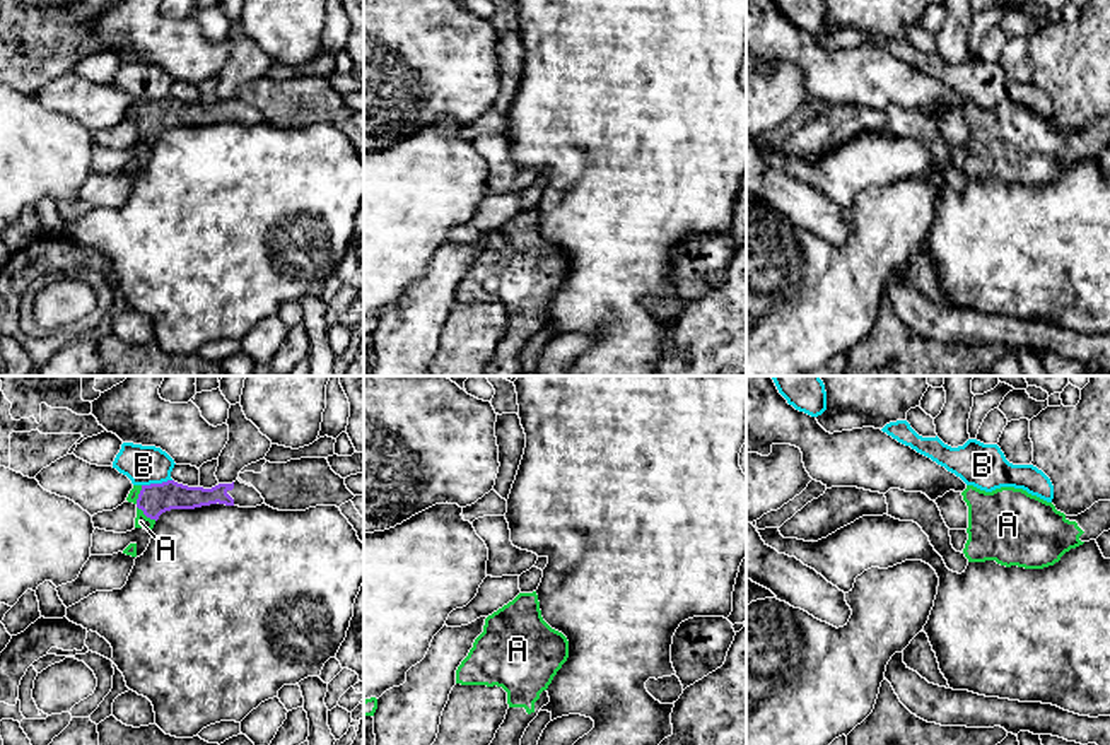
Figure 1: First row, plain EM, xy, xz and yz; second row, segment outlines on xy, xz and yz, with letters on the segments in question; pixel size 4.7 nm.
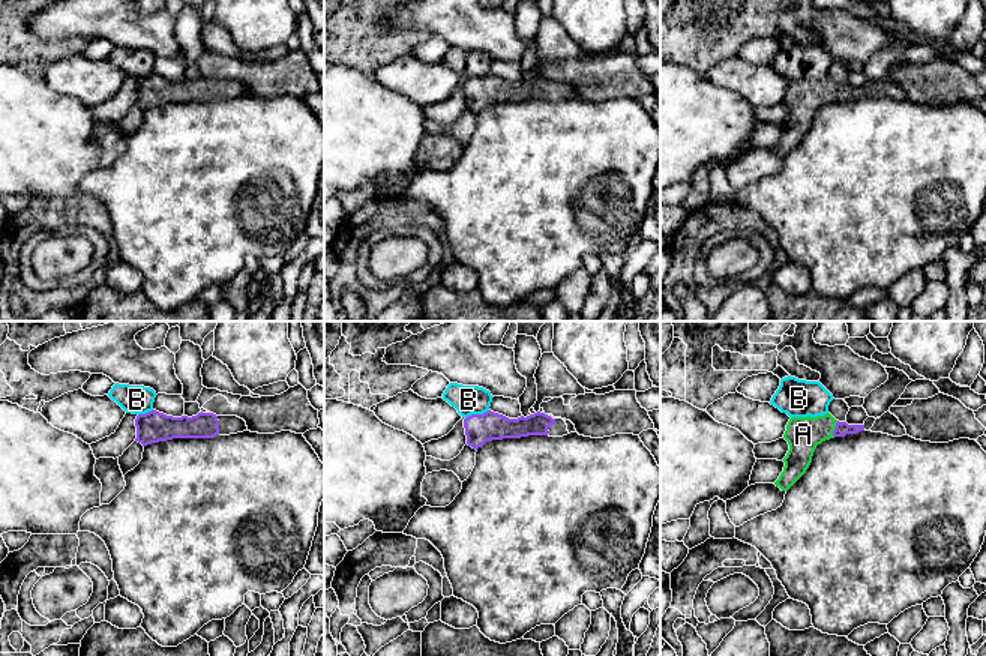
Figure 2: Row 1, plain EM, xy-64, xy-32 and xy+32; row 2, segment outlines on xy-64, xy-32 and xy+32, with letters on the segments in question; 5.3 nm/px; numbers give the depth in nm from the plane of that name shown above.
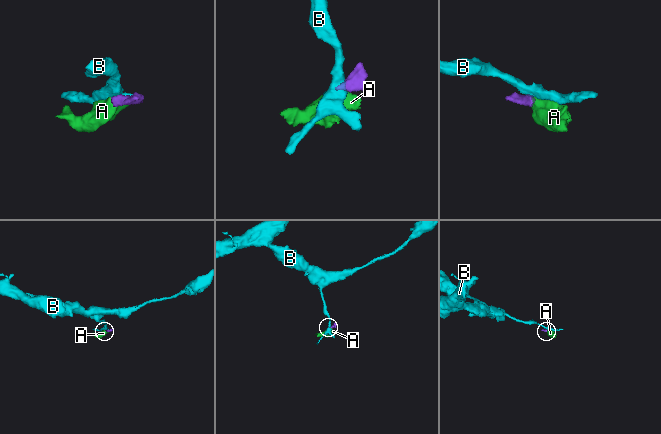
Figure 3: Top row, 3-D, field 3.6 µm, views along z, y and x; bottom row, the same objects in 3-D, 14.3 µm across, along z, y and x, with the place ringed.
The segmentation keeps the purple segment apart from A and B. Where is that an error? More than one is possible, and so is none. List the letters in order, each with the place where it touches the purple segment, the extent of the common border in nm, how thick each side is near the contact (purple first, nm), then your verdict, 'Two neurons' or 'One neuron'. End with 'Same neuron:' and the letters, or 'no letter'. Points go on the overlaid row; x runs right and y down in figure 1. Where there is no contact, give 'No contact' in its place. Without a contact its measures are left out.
A: Touches purple at xy (147, 516). Shared border 120 nm. Thickness 150 nm (purple) against 60 nm. One neuron
B: Touches purple at xy (156, 484). Shared border 150 nm. Thickness 150 nm (purple) against 190 nm. Two neurons
Same neuron: A

